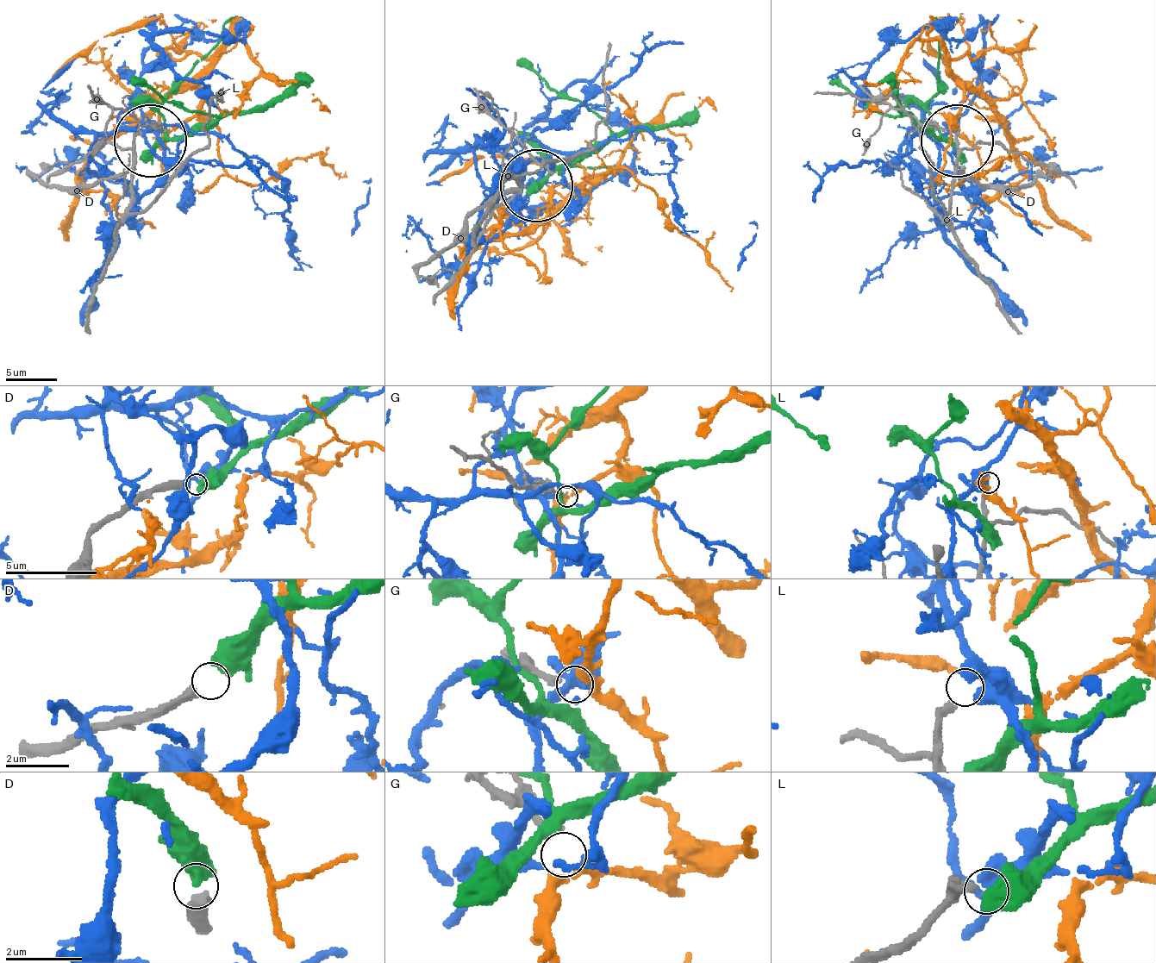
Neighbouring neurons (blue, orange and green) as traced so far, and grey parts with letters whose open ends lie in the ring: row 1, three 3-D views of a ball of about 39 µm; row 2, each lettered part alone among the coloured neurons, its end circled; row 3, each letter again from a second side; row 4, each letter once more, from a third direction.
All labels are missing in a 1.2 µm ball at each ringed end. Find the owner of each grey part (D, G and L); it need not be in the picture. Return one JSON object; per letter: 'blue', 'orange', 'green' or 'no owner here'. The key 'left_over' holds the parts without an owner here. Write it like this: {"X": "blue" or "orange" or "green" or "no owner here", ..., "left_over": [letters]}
{"D": "green", "G": "orange", "L": "no owner here", "left_over": ["L"]}

